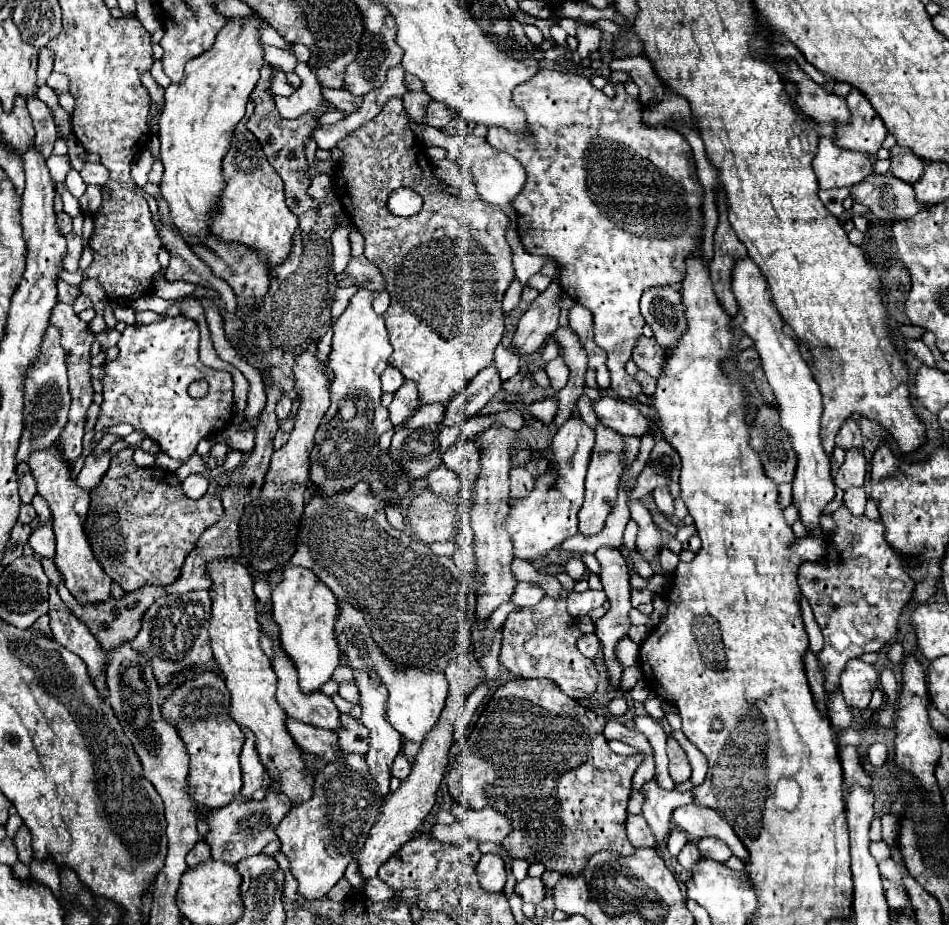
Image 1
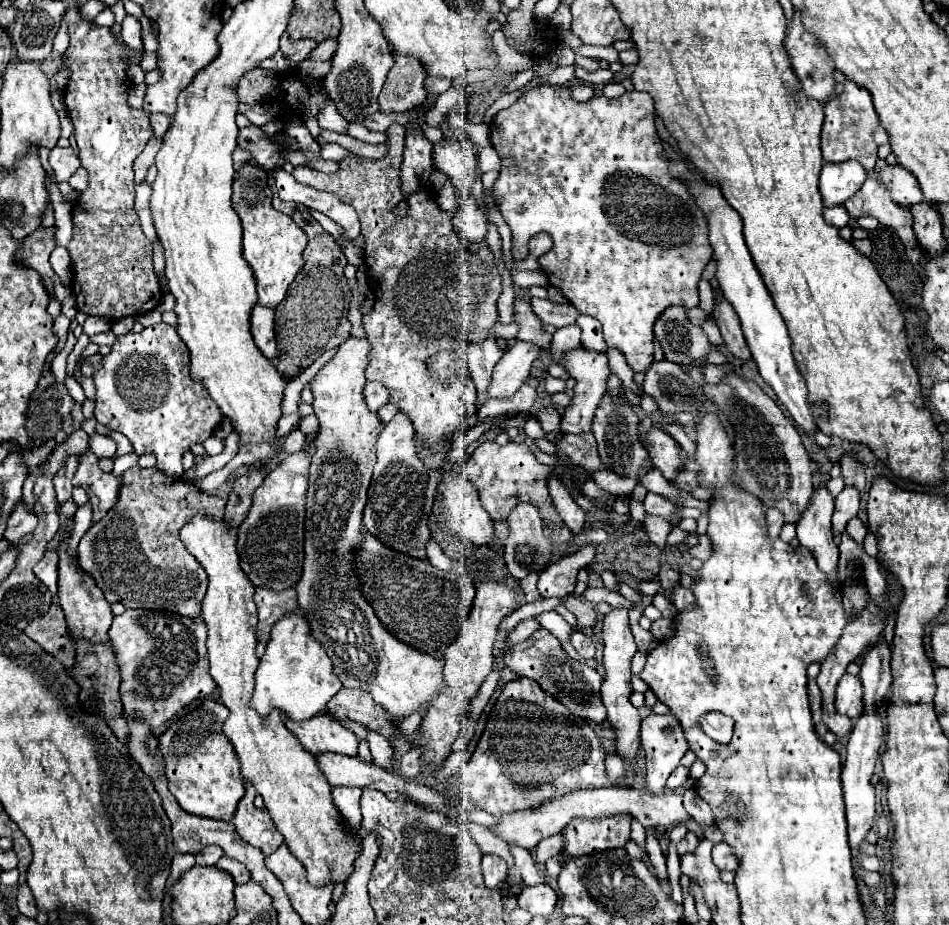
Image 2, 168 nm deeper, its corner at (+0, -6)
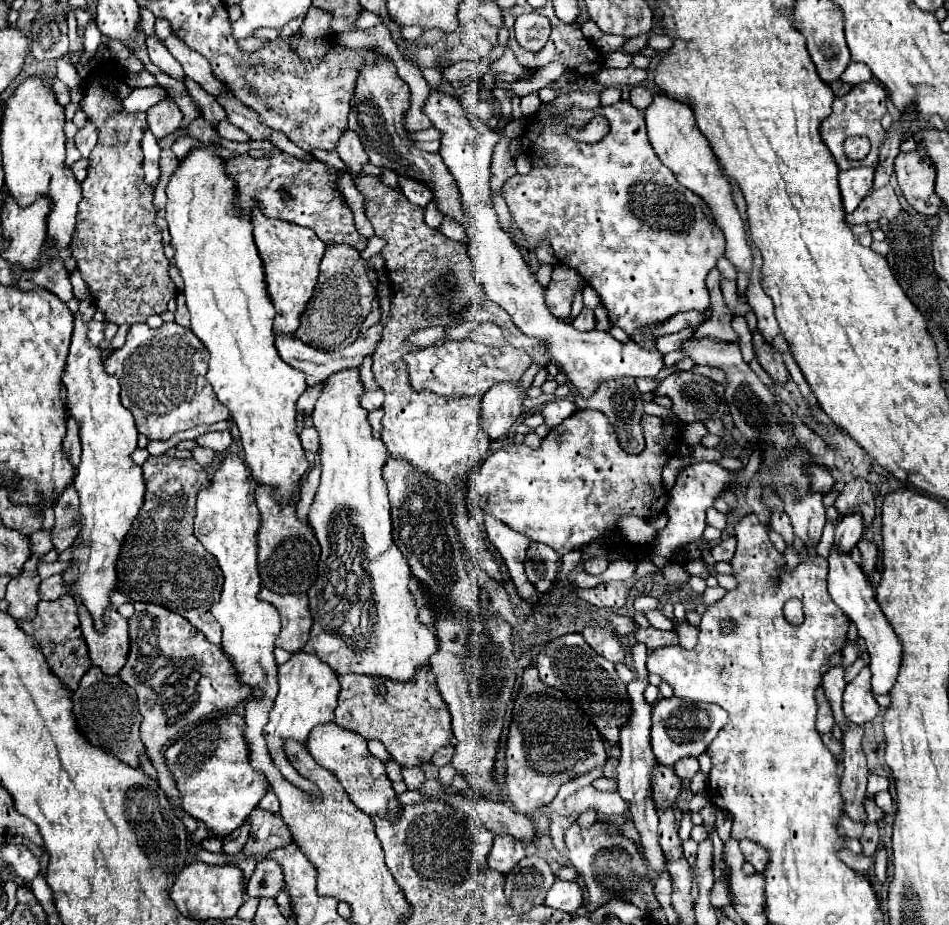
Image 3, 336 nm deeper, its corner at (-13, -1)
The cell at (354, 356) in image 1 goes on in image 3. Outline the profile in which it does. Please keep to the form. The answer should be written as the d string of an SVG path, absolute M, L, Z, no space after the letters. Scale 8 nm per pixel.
M358 369L340 371L326 379L324 391L312 413L312 425L320 437L320 485L308 521L322 547L322 555L318 563L318 579L308 591L314 625L304 651L318 655L338 675L360 673L408 681L416 675L420 665L428 665L430 655L436 651L436 635L418 619L416 599L408 587L412 571L392 541L392 507L382 479L382 467L388 461L388 455L386 447L382 447L382 439L372 437L366 419L368 411L358 403L360 393L364 393L364 385Z

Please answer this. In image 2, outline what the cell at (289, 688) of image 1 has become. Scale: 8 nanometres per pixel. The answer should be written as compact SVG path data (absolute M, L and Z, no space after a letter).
M325 712L303 722L283 716L283 722L311 754L339 752L347 756L357 756L357 736Z

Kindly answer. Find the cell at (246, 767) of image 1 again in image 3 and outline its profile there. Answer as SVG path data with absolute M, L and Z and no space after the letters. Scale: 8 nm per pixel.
M254 809L250 815L250 823L252 823L252 833L248 843L242 849L244 857L268 855L270 851L284 847L292 841L286 823L278 815L266 813L262 809Z

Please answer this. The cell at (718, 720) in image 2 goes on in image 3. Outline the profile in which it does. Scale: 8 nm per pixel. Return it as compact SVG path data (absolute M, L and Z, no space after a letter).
M680 697L660 699L652 707L652 751L662 765L674 765L686 755L700 755L726 723L726 711L710 703L694 703Z

